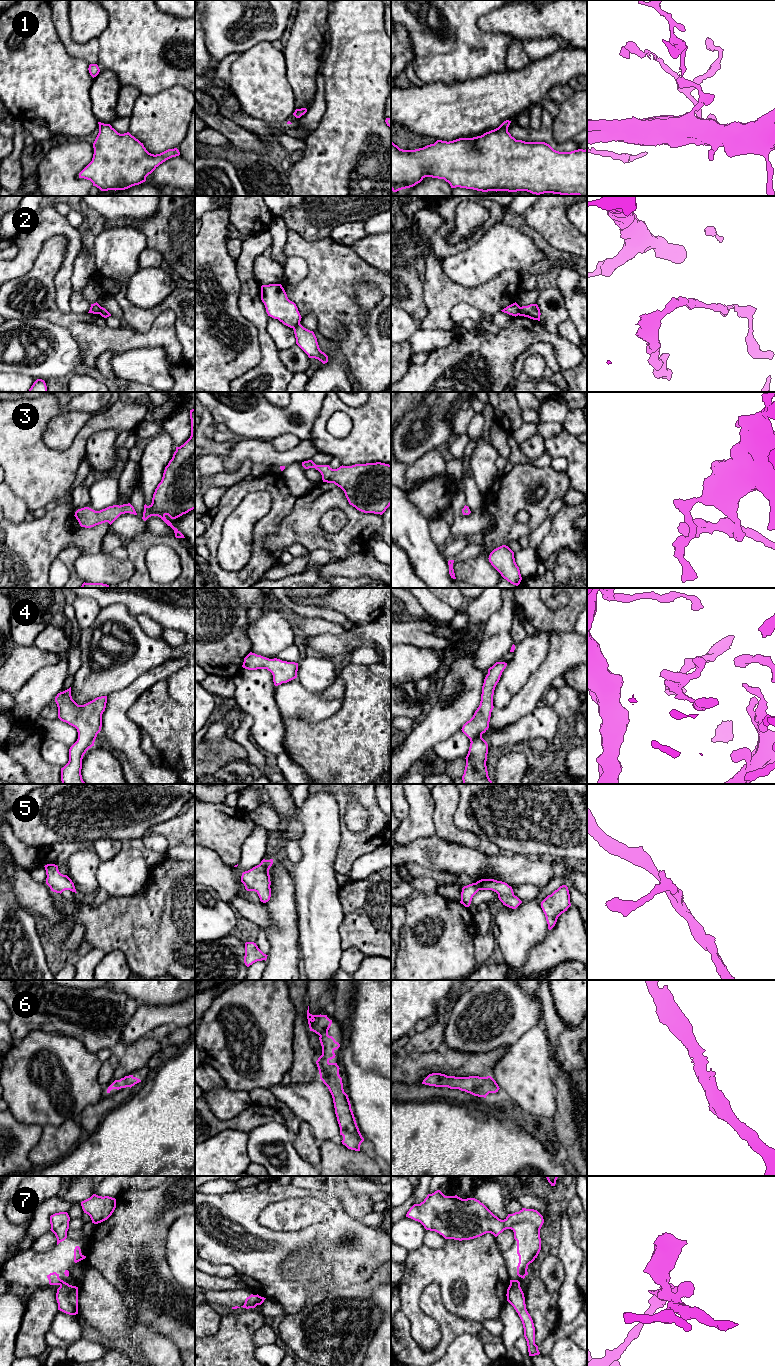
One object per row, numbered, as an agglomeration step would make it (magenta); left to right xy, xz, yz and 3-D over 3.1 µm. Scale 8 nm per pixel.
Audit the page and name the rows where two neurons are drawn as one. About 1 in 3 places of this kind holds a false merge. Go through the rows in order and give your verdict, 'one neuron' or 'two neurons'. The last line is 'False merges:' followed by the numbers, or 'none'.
1: one neuron
2: two neurons
3: one neuron
4: one neuron
5: one neuron
6: one neuron
7: two neurons
False merges: 2, 7

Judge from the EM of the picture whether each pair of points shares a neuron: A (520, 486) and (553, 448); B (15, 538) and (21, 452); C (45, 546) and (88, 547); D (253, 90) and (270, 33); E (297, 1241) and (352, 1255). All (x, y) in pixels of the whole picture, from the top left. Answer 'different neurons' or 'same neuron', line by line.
A: different neurons
B: different neurons
C: same neuron
D: different neurons
E: same neuron

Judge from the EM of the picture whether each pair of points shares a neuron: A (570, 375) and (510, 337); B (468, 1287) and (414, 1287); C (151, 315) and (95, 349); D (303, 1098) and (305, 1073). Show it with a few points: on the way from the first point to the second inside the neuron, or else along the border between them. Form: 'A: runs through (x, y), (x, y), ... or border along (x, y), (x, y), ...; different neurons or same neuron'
A: border along (576, 366), (561, 371); different neurons
B: runs through (455, 1278), (427, 1278); same neuron
C: border along (154, 321), (145, 332), (137, 332), (128, 325); different neurons
D: border along (319, 1077), (307, 1082), (291, 1083); different neurons

